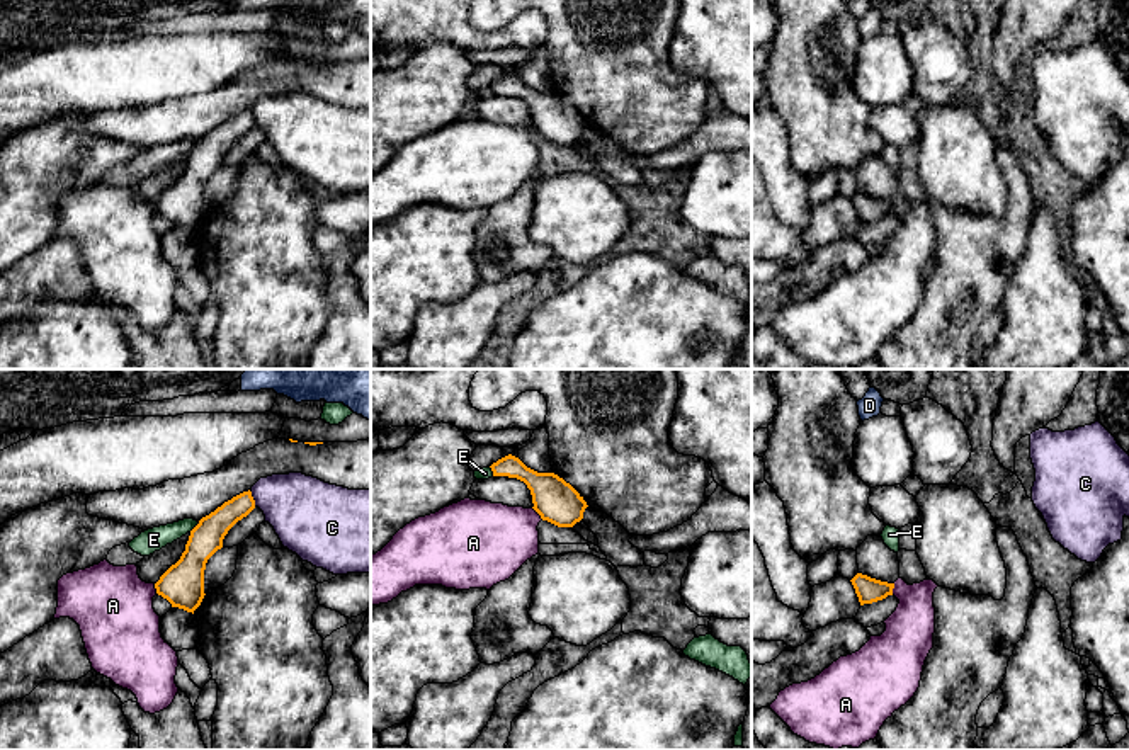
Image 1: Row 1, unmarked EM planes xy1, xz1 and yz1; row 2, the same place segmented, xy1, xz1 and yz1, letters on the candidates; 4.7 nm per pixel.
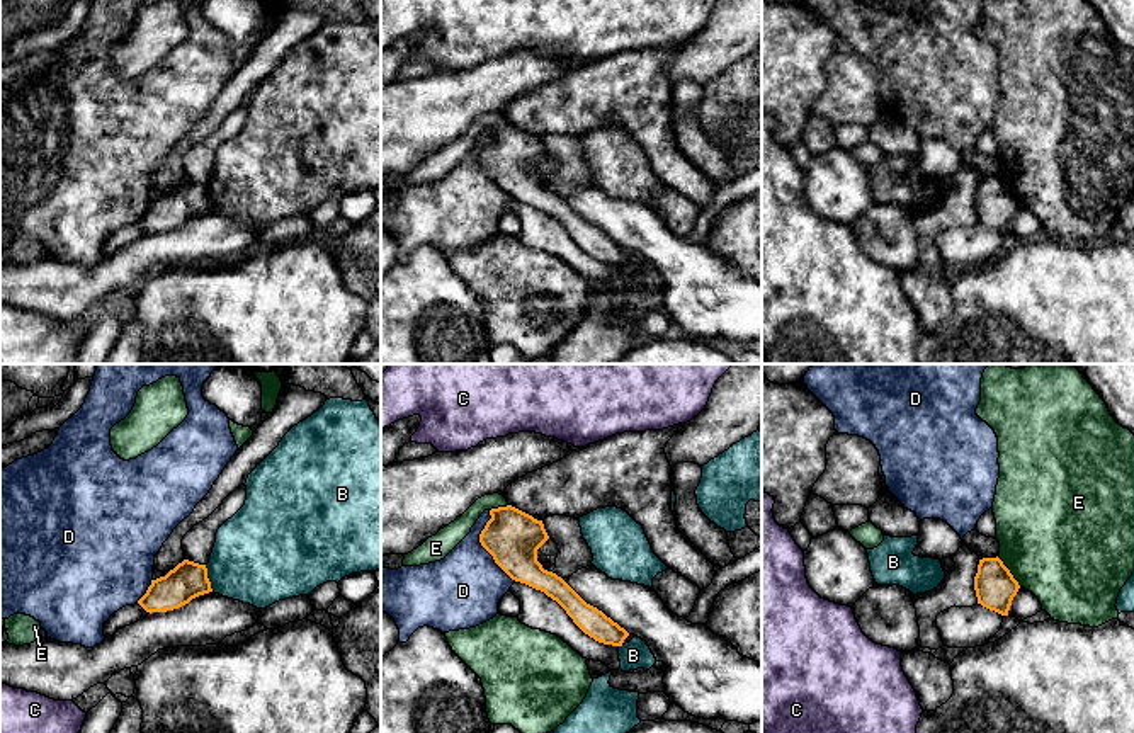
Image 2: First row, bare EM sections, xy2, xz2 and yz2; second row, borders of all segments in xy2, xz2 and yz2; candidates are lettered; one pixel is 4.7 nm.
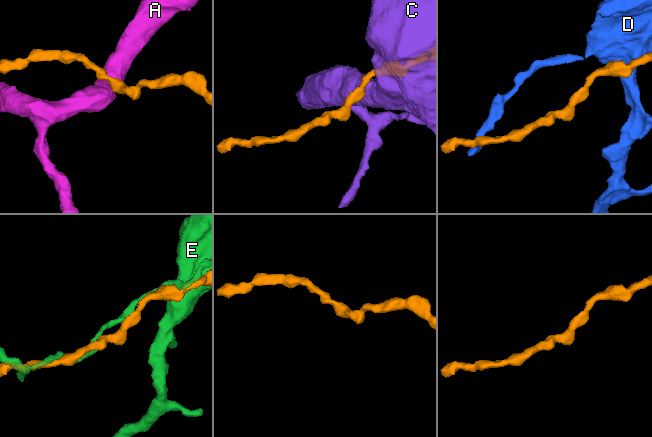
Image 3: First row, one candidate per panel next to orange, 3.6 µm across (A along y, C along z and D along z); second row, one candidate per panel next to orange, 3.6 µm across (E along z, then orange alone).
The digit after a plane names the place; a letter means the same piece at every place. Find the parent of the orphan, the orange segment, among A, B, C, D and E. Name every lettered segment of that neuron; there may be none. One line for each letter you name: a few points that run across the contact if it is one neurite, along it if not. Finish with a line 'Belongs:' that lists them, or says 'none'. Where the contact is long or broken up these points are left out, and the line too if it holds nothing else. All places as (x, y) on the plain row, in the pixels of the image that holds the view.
Belongs: none

